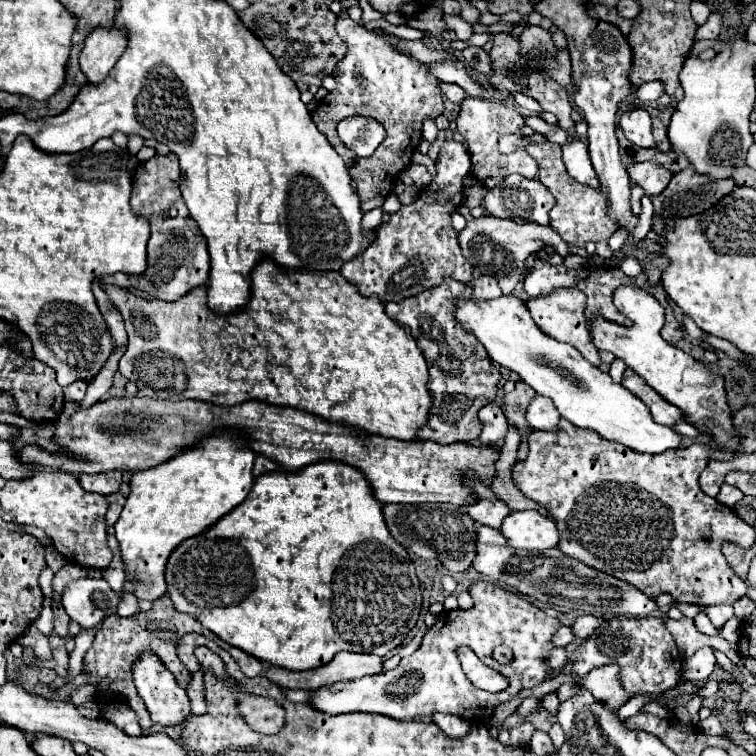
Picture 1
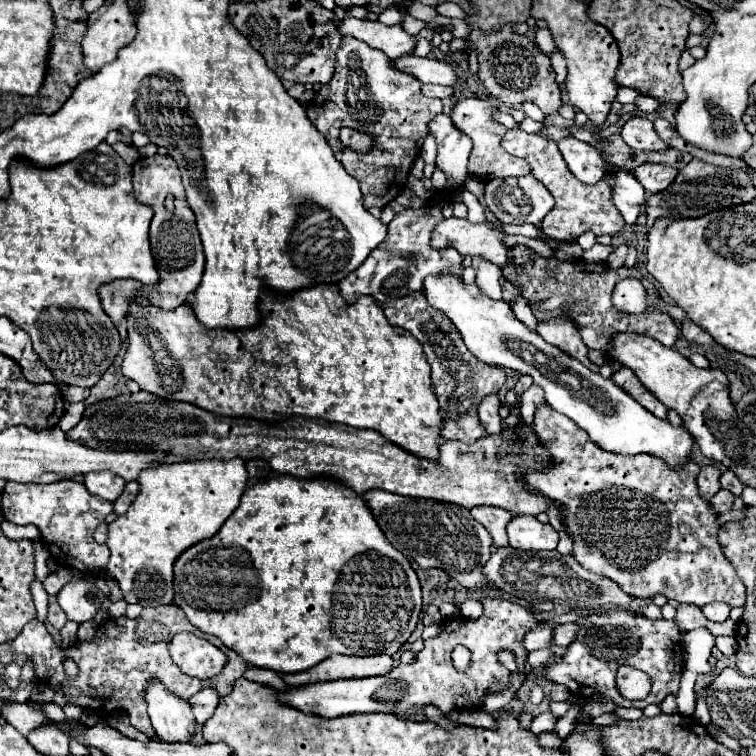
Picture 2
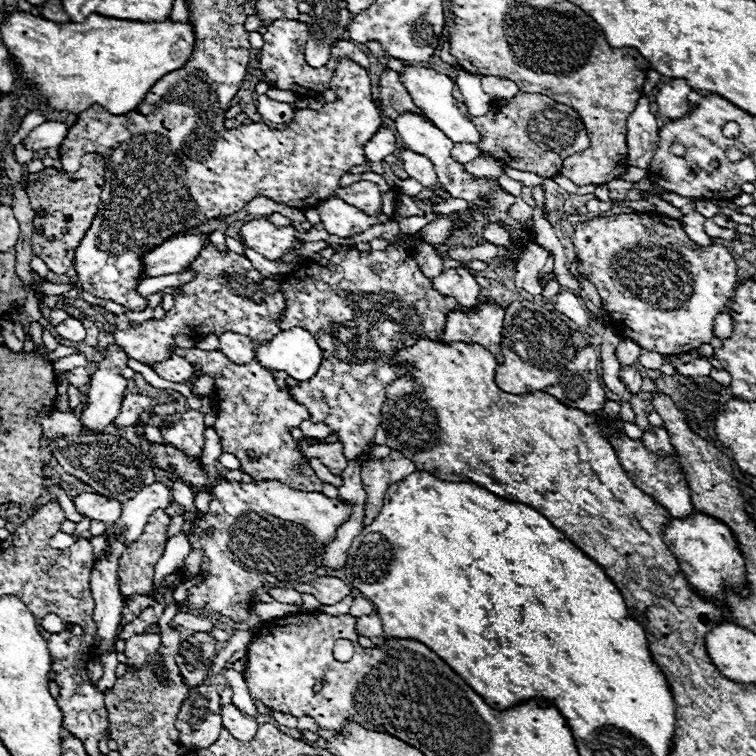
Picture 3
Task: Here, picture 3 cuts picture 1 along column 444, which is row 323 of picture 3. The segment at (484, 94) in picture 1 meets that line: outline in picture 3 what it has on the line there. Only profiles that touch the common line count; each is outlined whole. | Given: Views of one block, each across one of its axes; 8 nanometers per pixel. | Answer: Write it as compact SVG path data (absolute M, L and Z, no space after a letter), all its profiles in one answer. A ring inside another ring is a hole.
M68 316L62 324L56 326L56 330L58 330L58 334L60 334L62 338L66 338L66 340L70 340L70 342L82 342L82 340L86 338L86 328L84 328L84 324L82 324L78 318L74 318L74 316Z

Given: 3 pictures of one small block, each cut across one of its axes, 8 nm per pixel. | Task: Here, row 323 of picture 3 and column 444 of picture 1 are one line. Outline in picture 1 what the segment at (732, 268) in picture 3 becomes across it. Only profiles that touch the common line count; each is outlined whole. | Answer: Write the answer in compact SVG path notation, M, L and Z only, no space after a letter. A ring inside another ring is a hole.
M484 580L472 582L468 592L474 600L474 606L468 610L448 610L438 616L436 624L428 628L420 648L412 656L402 658L394 670L348 680L346 684L332 684L330 688L320 688L314 694L312 706L328 714L376 712L396 720L414 720L420 716L432 716L434 712L444 712L456 714L472 724L486 724L500 704L518 696L520 688L534 688L546 682L554 674L554 670L546 662L546 656L550 650L556 648L552 644L552 636L560 628L560 620L548 618L526 598ZM460 644L470 646L486 666L508 678L508 688L498 694L478 690L466 678L460 666L460 658L456 654ZM496 646L512 648L514 658L508 664L496 662L492 656ZM386 688L422 688L422 692L398 696L390 694Z

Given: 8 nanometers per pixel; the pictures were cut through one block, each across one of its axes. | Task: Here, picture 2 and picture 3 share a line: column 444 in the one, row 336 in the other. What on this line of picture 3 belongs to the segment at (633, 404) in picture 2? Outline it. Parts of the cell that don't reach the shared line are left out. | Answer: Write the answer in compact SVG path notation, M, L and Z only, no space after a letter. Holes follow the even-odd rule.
M290 328L256 348L256 358L270 370L284 370L300 382L308 382L322 362L316 338L304 328Z

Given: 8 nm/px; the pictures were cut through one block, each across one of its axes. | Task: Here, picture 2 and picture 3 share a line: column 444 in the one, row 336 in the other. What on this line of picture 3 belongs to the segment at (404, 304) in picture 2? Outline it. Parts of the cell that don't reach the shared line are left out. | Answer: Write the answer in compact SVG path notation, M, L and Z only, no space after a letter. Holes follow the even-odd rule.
M386 246L384 250L368 252L336 252L328 266L306 262L286 276L282 282L282 292L286 298L286 312L282 312L278 318L280 328L306 328L314 334L324 354L316 376L312 376L308 384L290 386L290 394L308 408L312 422L324 422L330 432L338 434L338 440L344 444L344 456L354 460L356 456L364 454L366 448L370 448L374 432L382 422L380 408L386 400L386 386L412 370L412 366L390 364L390 360L400 348L412 346L418 338L440 340L448 312L456 310L456 300L436 292L432 280L420 272L412 252L398 246Z

